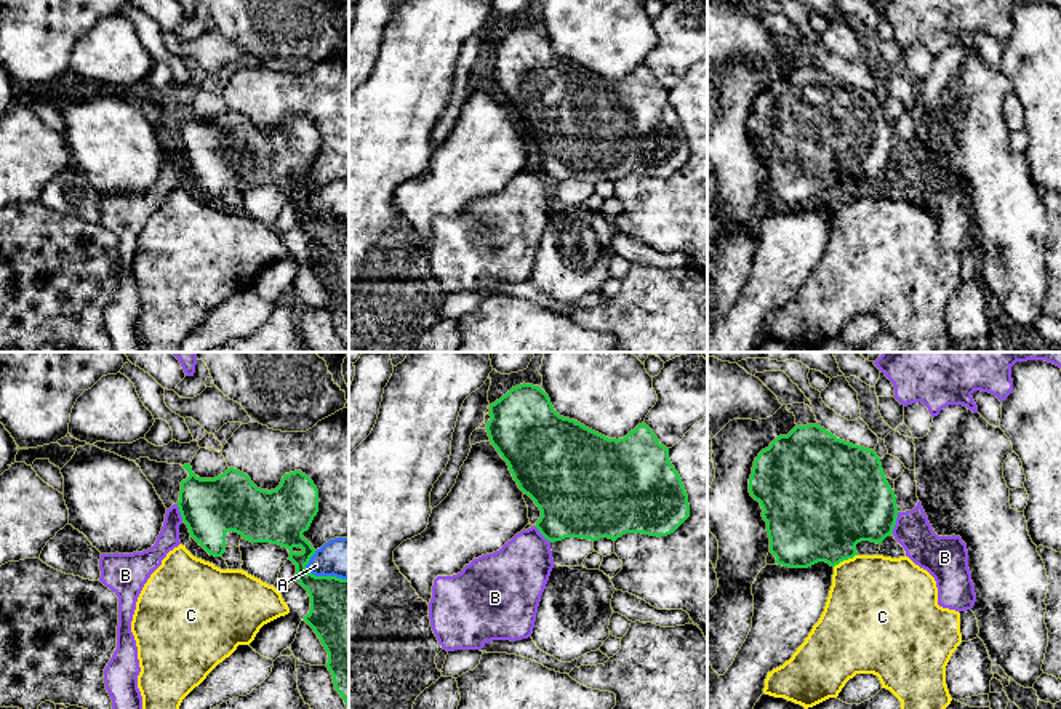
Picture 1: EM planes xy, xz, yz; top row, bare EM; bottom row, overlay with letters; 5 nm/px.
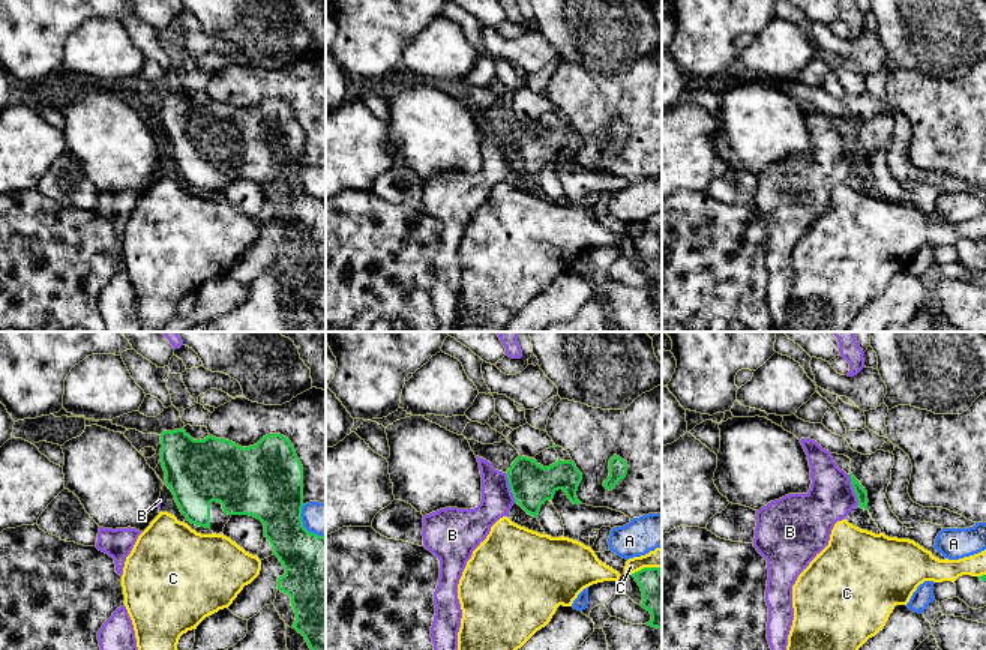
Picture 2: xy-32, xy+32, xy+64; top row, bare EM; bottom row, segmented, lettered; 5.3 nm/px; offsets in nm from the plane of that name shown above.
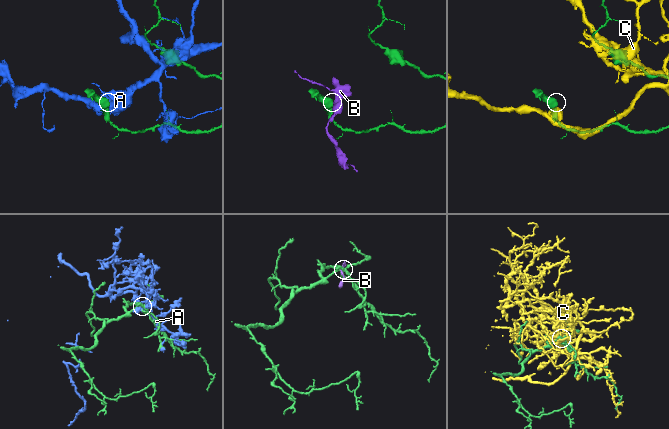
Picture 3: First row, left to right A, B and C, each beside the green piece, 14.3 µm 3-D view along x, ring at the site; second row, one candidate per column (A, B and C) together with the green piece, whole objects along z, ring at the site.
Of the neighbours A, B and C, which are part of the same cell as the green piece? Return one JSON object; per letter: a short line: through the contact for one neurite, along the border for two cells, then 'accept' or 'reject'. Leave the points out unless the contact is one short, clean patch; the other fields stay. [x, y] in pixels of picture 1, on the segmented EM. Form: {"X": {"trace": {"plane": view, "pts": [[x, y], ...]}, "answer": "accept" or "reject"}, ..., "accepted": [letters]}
{"A": {"answer": "reject"}, "B": {"trace": {"plane": "yz", "pts": [[898, 512], [892, 533]]}, "answer": "reject"}, "C": {"answer": "reject"}, "accepted": []}

